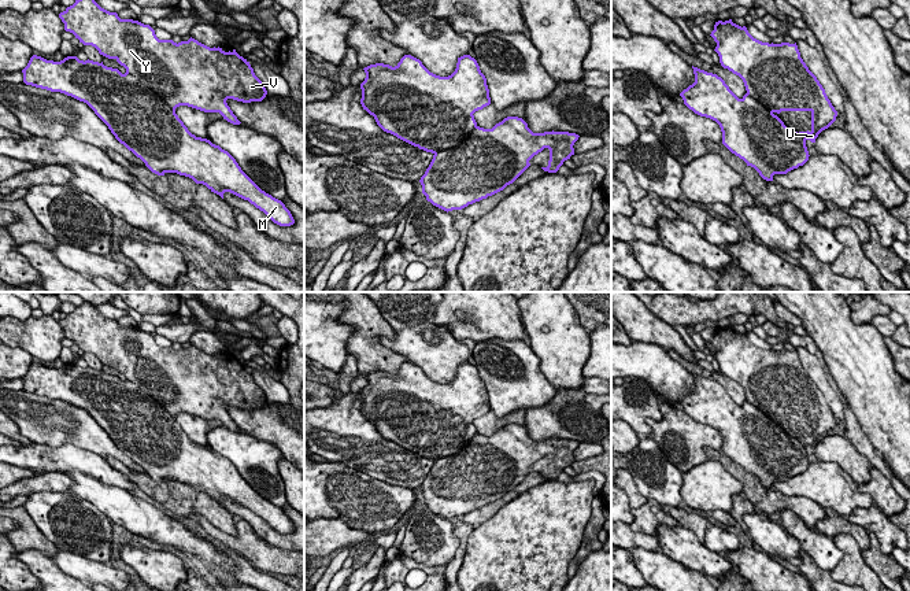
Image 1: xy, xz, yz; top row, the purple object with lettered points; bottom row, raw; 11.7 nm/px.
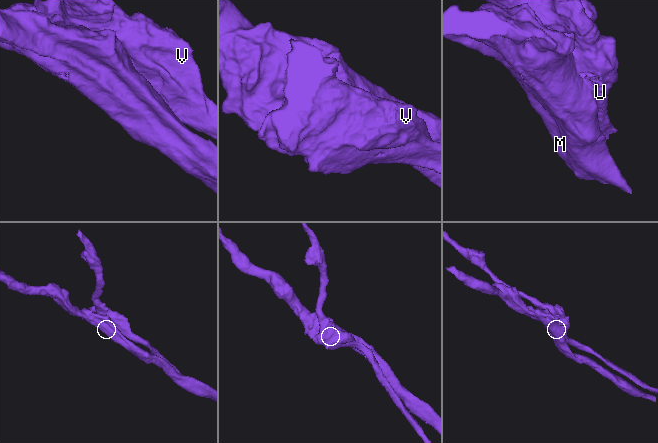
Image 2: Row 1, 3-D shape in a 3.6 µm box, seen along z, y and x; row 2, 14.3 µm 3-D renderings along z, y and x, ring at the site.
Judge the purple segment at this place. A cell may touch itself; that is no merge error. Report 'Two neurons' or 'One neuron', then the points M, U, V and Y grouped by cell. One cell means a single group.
Two neurons. Groups: M / U V Y

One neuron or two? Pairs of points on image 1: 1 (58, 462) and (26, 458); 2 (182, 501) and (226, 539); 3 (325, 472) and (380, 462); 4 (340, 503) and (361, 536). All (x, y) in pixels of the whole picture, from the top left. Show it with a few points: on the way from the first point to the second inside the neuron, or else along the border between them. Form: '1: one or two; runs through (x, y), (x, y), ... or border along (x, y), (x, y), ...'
1: one; runs through (50, 460), (34, 458)
2: two; border along (193, 514), (202, 514), (225, 532)
3: two; border along (352, 468), (383, 480)
4: two; border along (326, 517), (335, 517), (370, 534)

